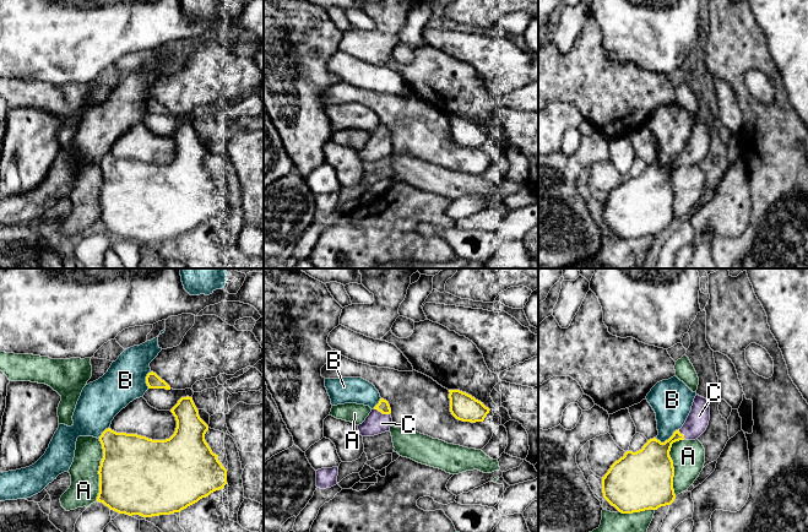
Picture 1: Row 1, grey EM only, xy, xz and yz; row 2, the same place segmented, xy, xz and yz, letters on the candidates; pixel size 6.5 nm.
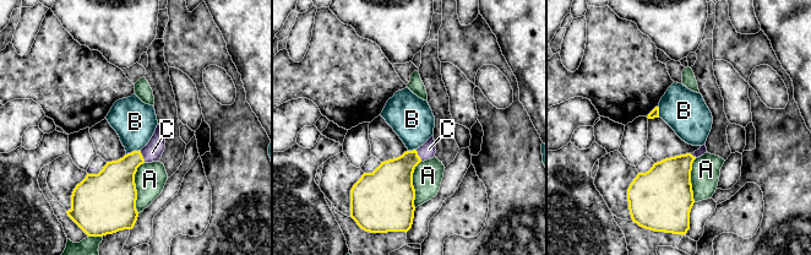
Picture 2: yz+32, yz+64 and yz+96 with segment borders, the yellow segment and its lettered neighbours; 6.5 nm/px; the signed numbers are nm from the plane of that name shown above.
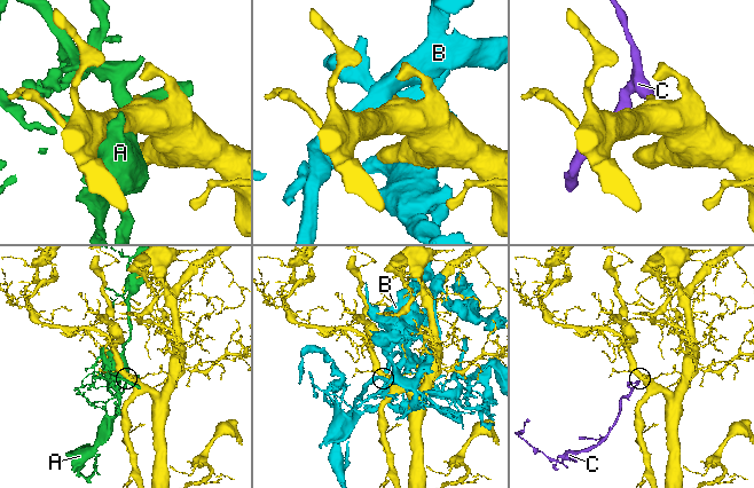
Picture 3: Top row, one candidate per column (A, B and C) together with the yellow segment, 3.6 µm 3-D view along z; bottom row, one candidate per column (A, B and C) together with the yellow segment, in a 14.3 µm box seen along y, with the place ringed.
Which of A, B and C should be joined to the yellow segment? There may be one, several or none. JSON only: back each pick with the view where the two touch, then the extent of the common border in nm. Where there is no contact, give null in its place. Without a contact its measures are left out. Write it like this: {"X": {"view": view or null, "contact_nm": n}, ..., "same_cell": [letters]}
{"C": {"view": "xz", "contact_nm": 110}, "same_cell": ["C"]}

